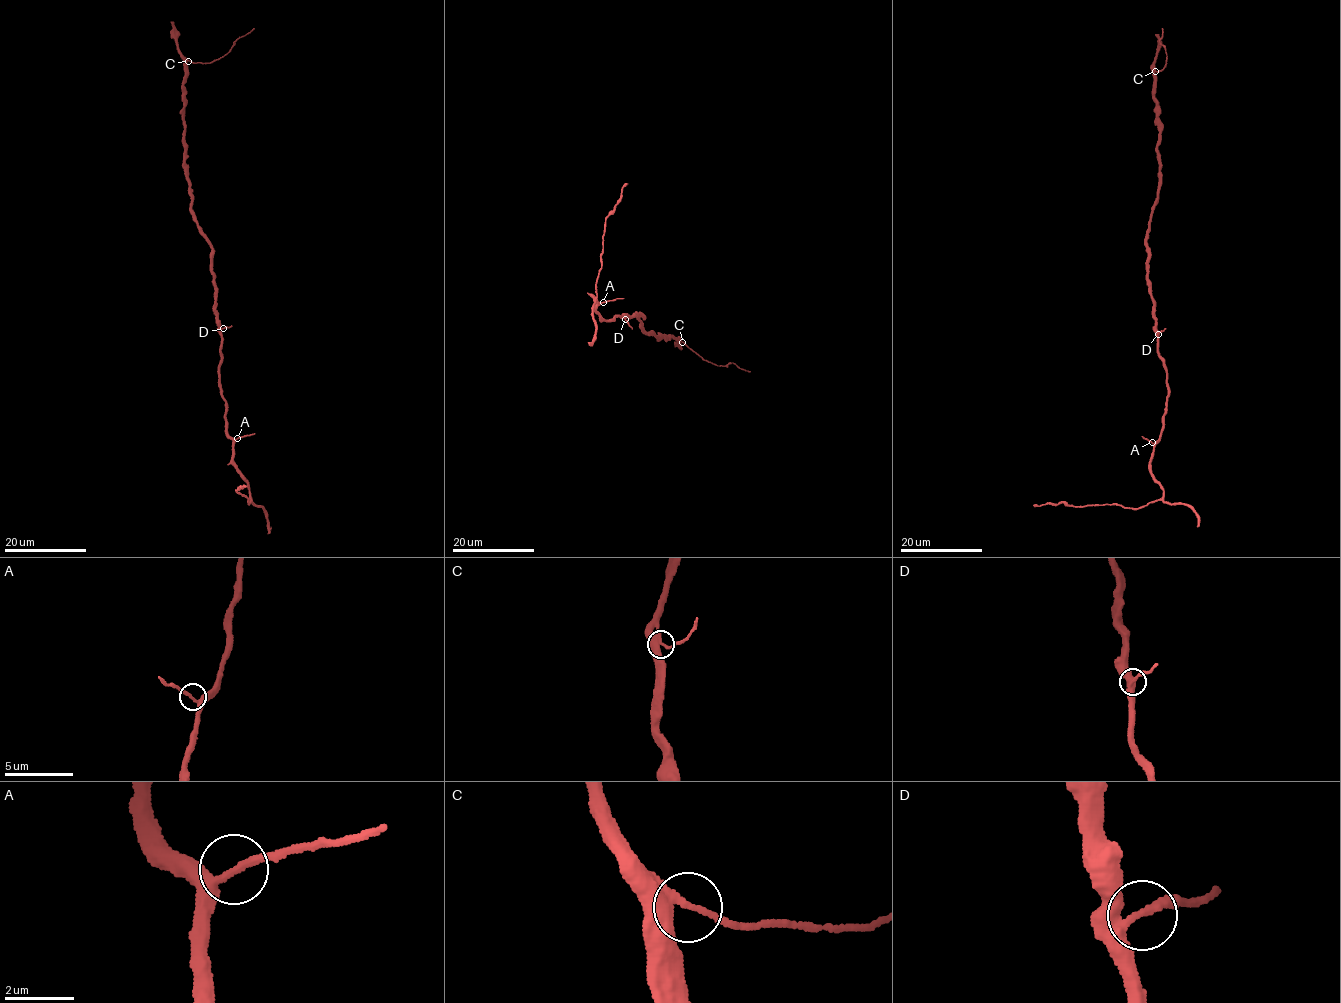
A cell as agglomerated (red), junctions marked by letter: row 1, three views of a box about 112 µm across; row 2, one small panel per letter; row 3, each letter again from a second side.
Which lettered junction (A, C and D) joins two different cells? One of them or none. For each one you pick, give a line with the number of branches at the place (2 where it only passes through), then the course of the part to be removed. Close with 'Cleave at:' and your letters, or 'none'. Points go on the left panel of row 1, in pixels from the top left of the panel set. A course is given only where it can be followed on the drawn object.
Cleave at: none

